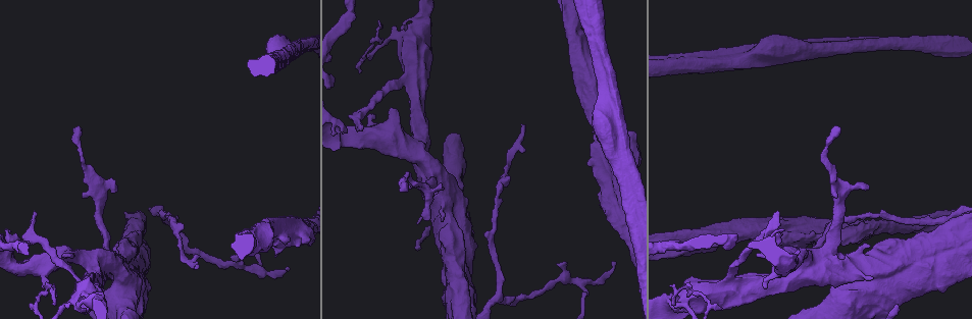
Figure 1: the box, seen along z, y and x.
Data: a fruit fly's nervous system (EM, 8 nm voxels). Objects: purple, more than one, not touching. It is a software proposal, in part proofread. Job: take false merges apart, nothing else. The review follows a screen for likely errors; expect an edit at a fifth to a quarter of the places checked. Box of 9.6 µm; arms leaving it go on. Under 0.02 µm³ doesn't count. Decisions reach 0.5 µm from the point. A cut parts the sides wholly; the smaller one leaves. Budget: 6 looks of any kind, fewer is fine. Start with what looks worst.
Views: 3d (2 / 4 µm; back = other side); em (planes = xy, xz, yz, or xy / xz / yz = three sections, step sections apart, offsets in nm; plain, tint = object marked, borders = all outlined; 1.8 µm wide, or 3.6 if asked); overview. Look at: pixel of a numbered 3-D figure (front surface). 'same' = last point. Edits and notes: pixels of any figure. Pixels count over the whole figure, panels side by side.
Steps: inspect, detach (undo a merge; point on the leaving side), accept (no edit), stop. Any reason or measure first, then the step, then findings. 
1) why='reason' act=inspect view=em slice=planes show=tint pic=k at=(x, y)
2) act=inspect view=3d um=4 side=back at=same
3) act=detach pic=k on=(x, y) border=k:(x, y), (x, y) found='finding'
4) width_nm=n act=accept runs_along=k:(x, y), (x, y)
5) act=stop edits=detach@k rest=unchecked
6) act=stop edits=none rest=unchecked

why='touches itself' act=inspect view=em um=3.6 slice=xz step=8 show=tint pic=1 at=(444, 223)

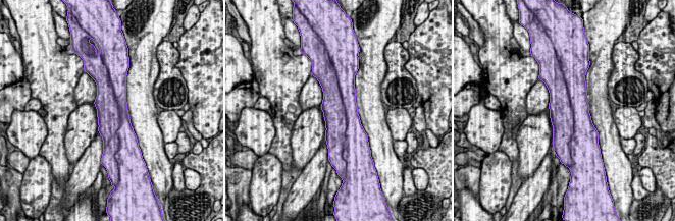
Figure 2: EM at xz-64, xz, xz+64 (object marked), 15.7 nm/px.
act=inspect view=em um=3.6 slice=planes show=tint at=same

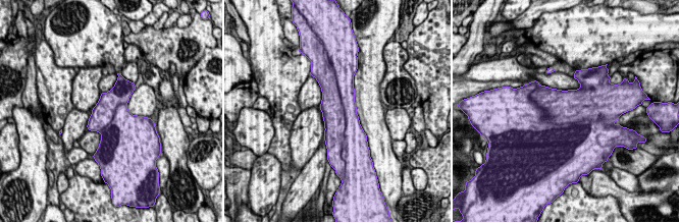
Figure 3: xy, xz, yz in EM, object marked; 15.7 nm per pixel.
act=detach pic=3 on=(560, 108) part_leaving=3:(331, 80), (331, 108), (336, 138) found='a second neuron is stuck on'

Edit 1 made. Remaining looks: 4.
why='redraw' act=inspect view=overview

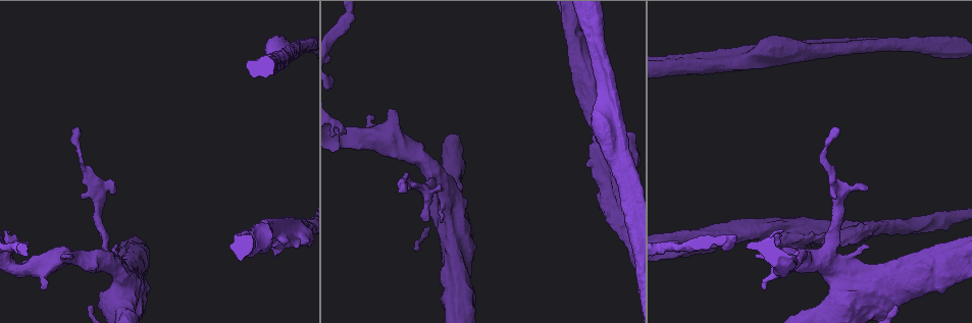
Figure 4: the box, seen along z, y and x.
why='thick turns thin' act=inspect view=em um=3.6 slice=planes show=borders pic=4 at=(851, 232)

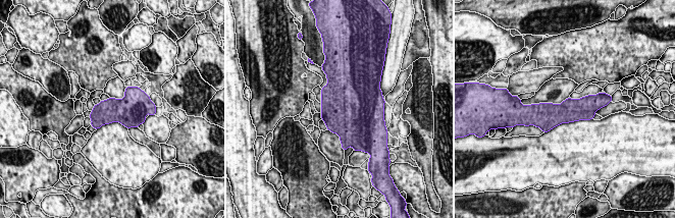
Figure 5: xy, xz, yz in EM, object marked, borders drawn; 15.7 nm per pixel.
width_nm=380 act=accept found='all the same neuron'

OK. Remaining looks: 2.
why='a fork' act=inspect view=em slice=planes show=tint pic=4 at=(834, 47)

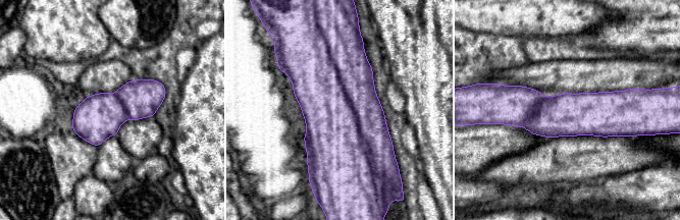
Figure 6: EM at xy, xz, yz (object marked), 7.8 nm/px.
act=detach pic=6 on=(357, 78) border=6:(325, 43), (356, 116), (374, 174) found='a second neuron is stuck on'

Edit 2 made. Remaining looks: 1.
act=stop edits=detach@3,detach@6 rest=unchecked

